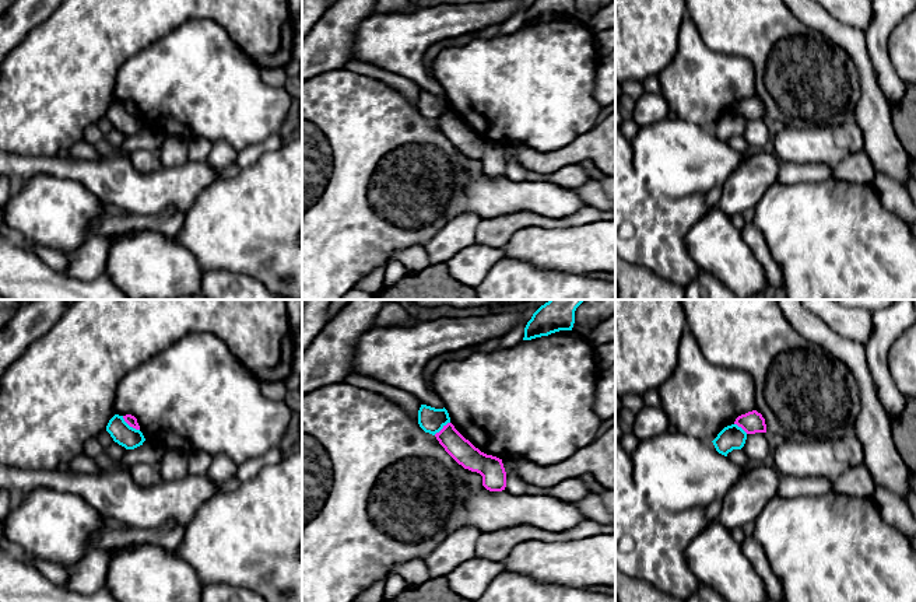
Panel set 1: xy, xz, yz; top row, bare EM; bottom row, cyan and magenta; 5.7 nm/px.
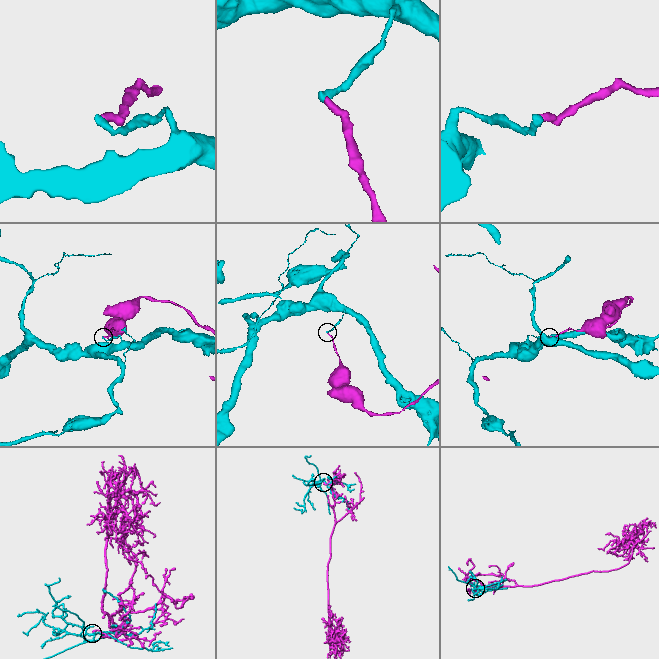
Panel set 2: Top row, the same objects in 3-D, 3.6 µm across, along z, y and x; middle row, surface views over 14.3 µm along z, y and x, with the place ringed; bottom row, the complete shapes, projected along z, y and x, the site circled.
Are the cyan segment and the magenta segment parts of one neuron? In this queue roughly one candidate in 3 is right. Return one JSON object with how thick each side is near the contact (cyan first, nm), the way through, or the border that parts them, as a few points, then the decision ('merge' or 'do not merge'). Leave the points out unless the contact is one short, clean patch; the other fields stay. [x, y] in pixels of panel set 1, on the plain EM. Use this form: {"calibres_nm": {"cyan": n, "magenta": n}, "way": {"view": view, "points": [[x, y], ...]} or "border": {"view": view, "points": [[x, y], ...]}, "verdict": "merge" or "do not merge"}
{"calibres_nm": {"cyan": 120, "magenta": 60}, "border": {"view": "xy", "points": [[122, 102], [130, 112], [139, 116]]}, "verdict": "do not merge"}

